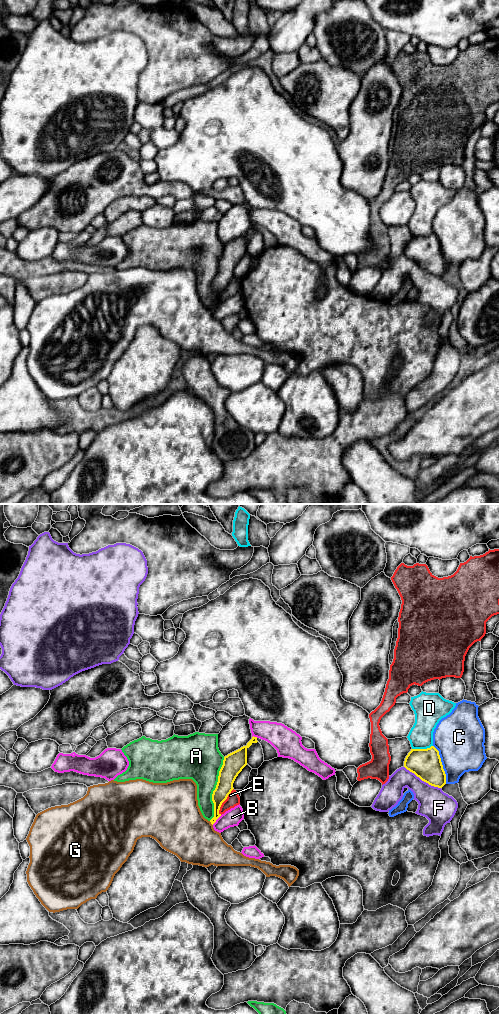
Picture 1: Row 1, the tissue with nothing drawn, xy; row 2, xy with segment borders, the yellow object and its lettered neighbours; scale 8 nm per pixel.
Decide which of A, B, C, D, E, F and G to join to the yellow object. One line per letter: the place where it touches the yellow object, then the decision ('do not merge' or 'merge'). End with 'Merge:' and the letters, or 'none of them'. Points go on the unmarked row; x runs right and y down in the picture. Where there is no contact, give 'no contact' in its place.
A: xy (215, 277) | do not merge
B: xy (216, 307) | do not merge
C: xy (441, 252) | do not merge
D: xy (422, 237) | do not merge
E: xy (224, 288) | do not merge
F: xy (422, 268) | do not merge
G: xy (211, 311) | do not merge
Merge: none of them

